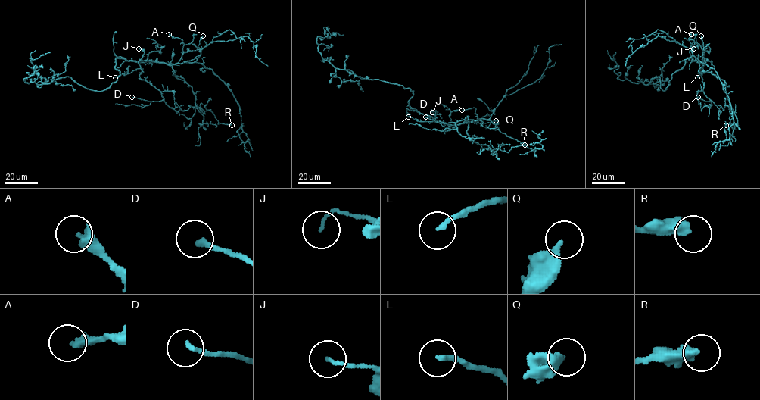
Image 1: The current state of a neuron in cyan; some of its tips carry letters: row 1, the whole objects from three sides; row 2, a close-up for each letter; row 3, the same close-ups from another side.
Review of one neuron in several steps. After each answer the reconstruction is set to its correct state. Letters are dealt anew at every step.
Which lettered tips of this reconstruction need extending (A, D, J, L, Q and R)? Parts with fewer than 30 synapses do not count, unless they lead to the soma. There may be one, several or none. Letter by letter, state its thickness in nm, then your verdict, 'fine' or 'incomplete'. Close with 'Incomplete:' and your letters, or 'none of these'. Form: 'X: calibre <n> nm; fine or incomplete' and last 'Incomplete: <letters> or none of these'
A: calibre 360 nm; fine
D: calibre 180 nm; fine
J: calibre 120 nm; fine
L: calibre 160 nm; fine
Q: calibre 300 nm; fine
R: calibre 440 nm; fine
Incomplete: none of these

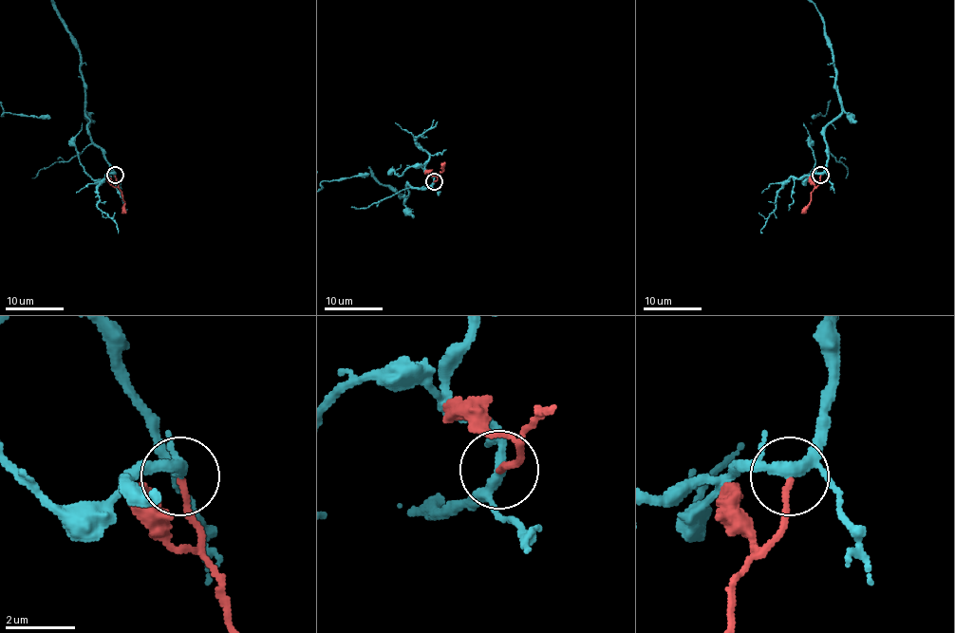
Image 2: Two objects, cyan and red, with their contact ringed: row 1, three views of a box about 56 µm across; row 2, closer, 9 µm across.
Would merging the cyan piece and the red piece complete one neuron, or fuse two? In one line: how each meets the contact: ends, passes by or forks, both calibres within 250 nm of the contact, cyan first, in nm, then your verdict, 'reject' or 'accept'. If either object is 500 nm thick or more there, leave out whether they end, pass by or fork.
cyan forks there; red ends there; 240 nm thick on the cyan side, 170 nm on the other; reject

